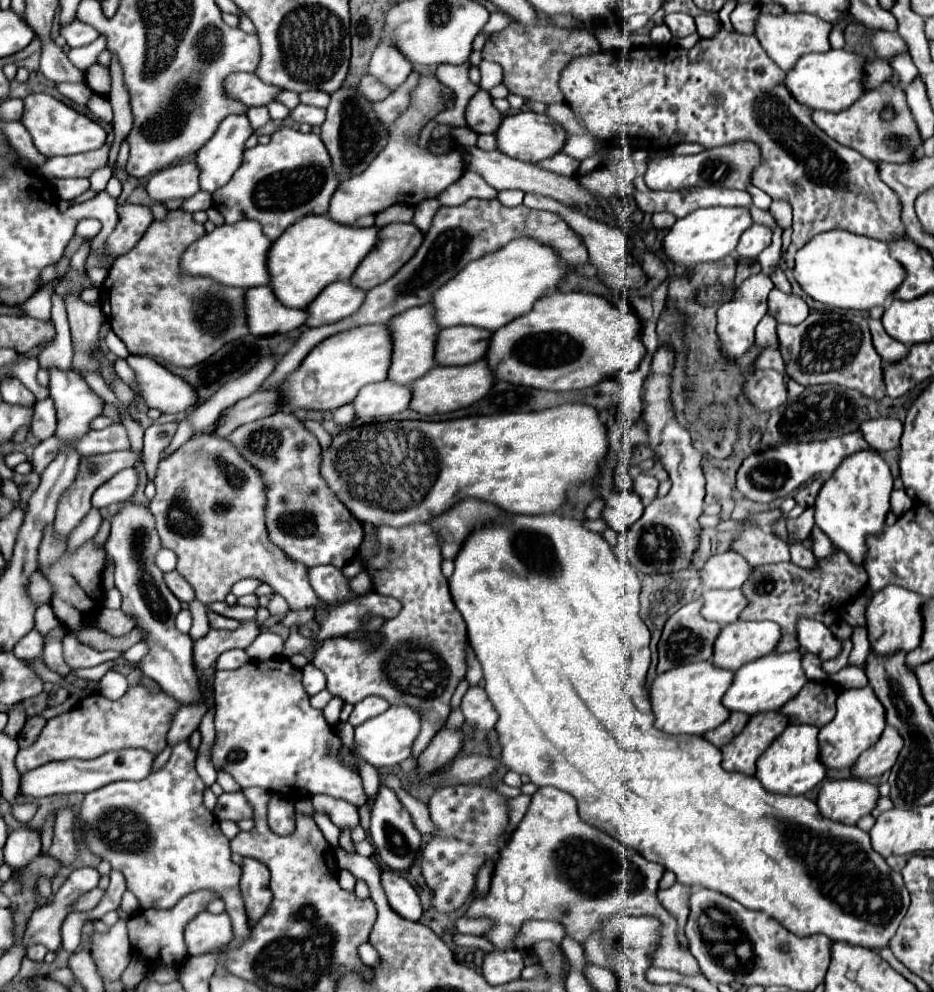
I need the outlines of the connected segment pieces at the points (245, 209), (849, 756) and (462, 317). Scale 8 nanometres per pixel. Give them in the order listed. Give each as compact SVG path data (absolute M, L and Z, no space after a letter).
M284 127L276 131L268 145L256 145L244 151L242 165L236 169L232 179L212 193L214 207L224 215L226 223L240 219L254 219L262 225L268 239L276 239L296 219L312 213L322 215L328 209L330 195L338 187L338 175L330 163L322 139L314 133L300 133Z
M870 685L858 687L858 689L844 689L838 695L836 717L828 725L820 727L818 743L820 743L820 761L822 761L822 765L826 769L836 769L836 771L850 769L858 761L858 755L864 749L868 749L870 745L874 745L874 741L882 735L884 725L886 725L884 707L876 699Z
M530 237L514 239L500 251L470 261L450 283L434 291L434 299L430 301L434 307L434 321L438 327L472 325L496 331L514 317L528 313L534 301L552 291L566 273L568 271L560 267L558 255L550 247Z

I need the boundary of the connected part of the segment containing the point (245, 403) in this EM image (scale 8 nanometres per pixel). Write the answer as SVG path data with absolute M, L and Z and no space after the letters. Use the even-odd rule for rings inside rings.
M256 391L254 395L240 399L238 403L234 403L232 407L228 407L226 411L220 413L214 435L228 437L236 427L262 419L262 417L268 417L274 411L278 411L276 391Z

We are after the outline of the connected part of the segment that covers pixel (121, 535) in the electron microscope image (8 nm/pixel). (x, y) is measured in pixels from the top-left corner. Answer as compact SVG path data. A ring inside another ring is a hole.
M128 499L112 517L112 529L104 551L116 565L116 589L122 593L122 611L136 619L136 625L144 631L144 639L150 643L150 653L140 661L140 669L180 705L196 705L202 695L192 659L194 643L174 627L174 617L180 613L180 601L170 595L170 589L162 579L164 571L156 565L156 553L160 549L162 541L154 527L154 515L146 505Z

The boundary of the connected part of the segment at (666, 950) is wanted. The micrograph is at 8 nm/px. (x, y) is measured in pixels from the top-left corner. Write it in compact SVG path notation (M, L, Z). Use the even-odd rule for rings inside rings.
M540 787L532 795L528 813L512 833L508 847L502 851L502 859L498 859L494 867L490 893L484 899L474 899L466 911L466 917L488 915L490 919L494 919L496 925L492 931L486 933L486 937L494 945L494 951L504 951L504 949L510 951L510 949L516 949L514 939L520 933L522 925L530 919L556 921L564 925L566 937L572 937L574 941L584 945L590 935L594 935L596 931L602 931L604 921L608 917L614 917L618 913L628 913L632 917L658 915L658 919L662 919L662 943L658 943L658 951L654 951L652 955L652 965L662 969L676 969L686 975L696 975L698 973L696 959L690 955L690 951L680 949L676 941L674 917L670 917L670 913L656 899L658 881L662 873L664 873L662 865L650 863L638 851L618 843L618 839L614 839L612 835L606 835L600 829L594 829L592 825L584 823L578 817L576 799L570 793L554 787Z

